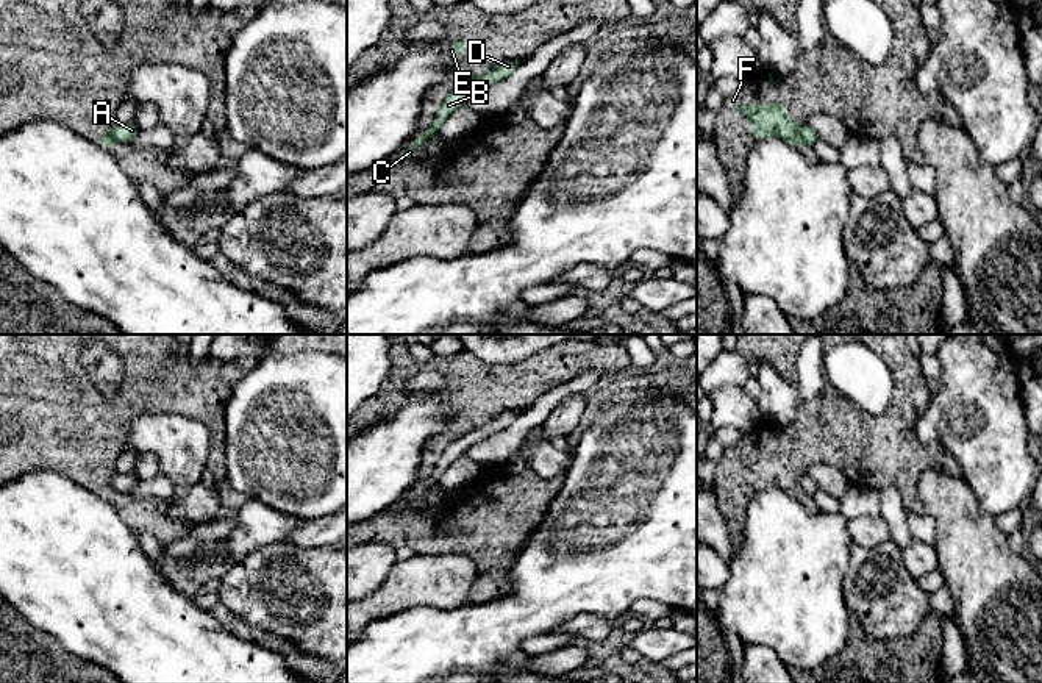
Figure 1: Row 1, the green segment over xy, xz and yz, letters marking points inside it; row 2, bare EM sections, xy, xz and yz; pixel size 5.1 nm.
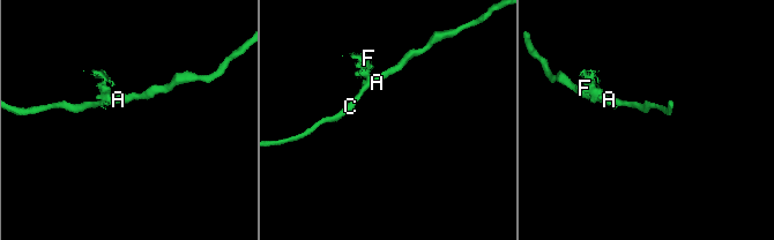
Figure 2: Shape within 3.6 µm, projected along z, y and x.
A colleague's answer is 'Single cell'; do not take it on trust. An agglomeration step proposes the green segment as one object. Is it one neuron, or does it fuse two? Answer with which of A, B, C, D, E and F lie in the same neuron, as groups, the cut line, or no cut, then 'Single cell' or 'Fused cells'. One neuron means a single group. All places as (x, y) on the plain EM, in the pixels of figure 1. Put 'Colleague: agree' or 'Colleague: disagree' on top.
Colleague: disagree
Groups: A B C D / E F. Split along yz (802, 475), (800, 486), (808, 494). Fused cells

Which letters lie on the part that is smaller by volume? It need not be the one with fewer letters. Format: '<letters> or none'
E, F

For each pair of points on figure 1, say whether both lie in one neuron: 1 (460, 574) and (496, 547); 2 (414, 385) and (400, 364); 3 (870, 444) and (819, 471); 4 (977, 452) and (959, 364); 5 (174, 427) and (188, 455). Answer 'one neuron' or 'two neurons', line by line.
1: two neurons
2: two neurons
3: two neurons
4: one neuron
5: one neuron

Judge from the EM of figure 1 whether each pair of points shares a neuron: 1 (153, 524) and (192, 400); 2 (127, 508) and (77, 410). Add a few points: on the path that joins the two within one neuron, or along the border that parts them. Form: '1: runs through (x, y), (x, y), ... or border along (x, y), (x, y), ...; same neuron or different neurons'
1: runs through (102, 486), (100, 424), (127, 397), (141, 397); same neuron
2: runs through (102, 486), (94, 477), (80, 435); same neuron

